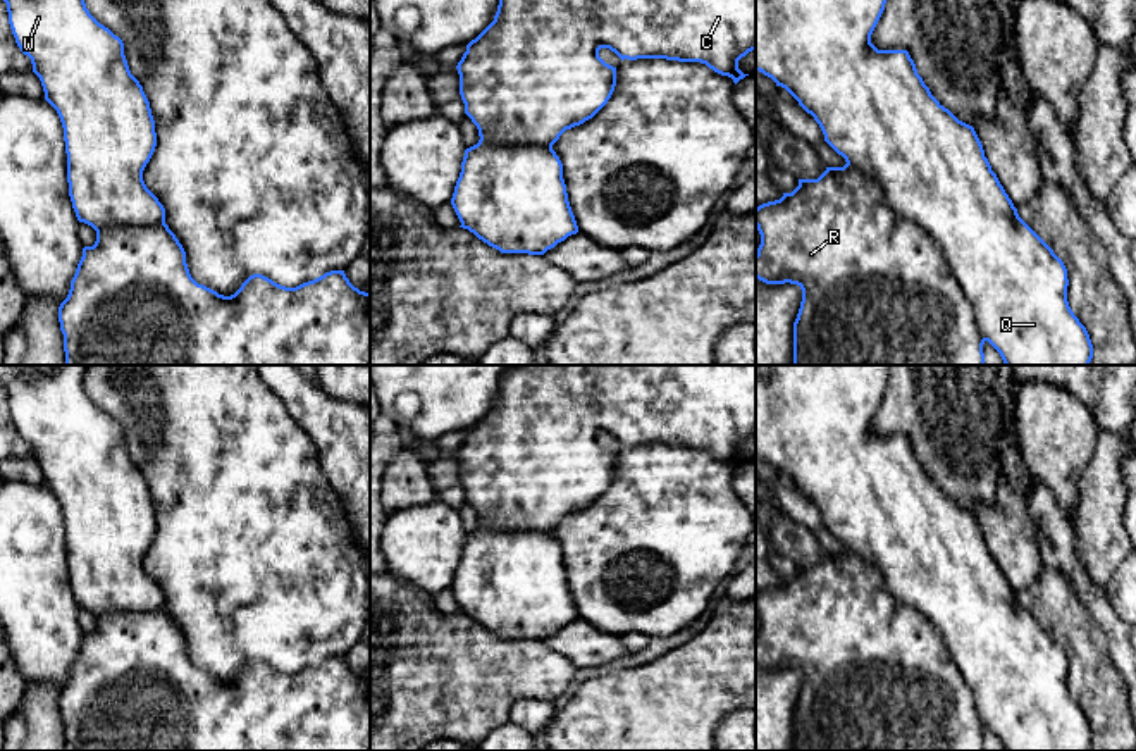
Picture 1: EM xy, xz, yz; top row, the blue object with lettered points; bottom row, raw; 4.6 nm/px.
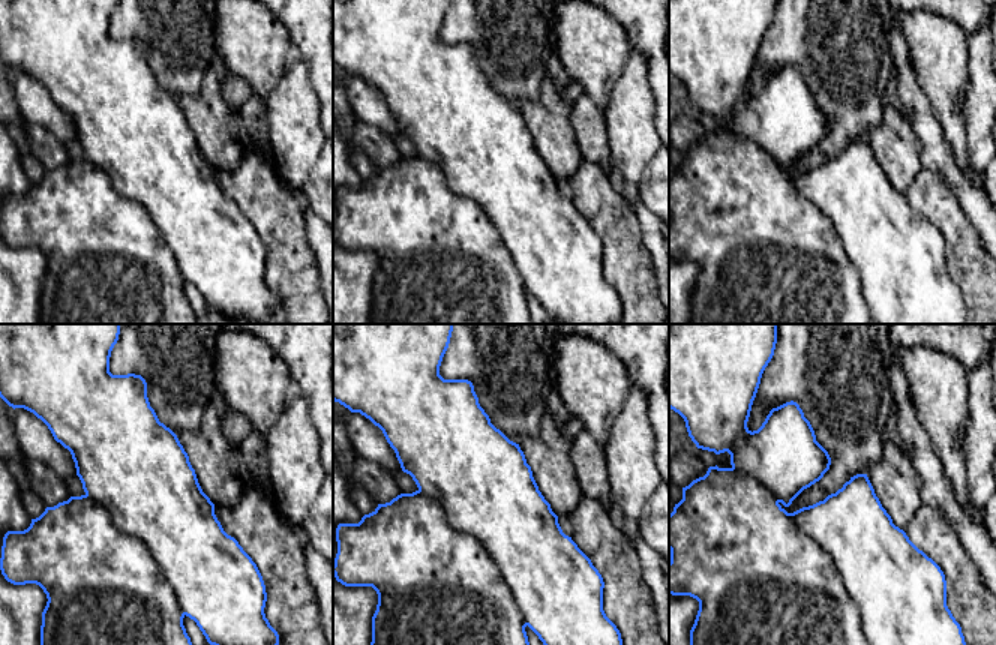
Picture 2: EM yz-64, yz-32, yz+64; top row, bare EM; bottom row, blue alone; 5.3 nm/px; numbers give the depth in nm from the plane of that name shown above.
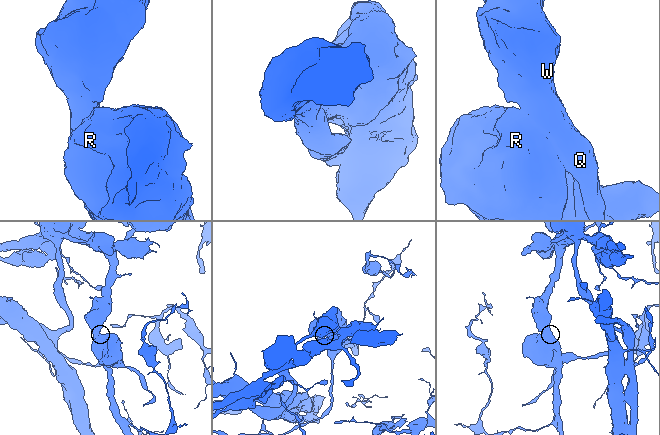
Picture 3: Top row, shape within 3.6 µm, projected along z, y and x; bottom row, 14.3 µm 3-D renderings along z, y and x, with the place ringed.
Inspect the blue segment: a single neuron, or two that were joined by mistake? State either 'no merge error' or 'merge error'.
no merge error

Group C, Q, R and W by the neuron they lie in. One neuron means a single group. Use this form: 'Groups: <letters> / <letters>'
Groups: C Q R W

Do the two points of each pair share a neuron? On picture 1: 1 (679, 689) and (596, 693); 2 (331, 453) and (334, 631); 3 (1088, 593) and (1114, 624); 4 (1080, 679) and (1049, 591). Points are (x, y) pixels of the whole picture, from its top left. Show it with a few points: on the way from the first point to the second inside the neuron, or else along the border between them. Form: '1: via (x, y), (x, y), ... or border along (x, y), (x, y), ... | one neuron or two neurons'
1: via (658, 689), (617, 693) | one neuron
2: border along (315, 445), (321, 471), (336, 491), (348, 519) | two neurons
3: via (1095, 600), (1107, 617) | one neuron
4: via (1080, 657), (1080, 636), (1062, 614) | one neuron

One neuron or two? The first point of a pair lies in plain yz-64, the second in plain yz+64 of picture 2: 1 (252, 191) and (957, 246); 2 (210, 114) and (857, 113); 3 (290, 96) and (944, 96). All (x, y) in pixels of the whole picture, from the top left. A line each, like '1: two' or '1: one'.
1: one
2: two
3: two

